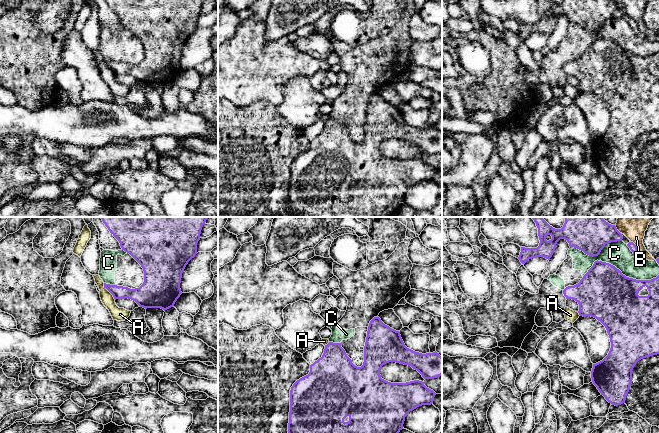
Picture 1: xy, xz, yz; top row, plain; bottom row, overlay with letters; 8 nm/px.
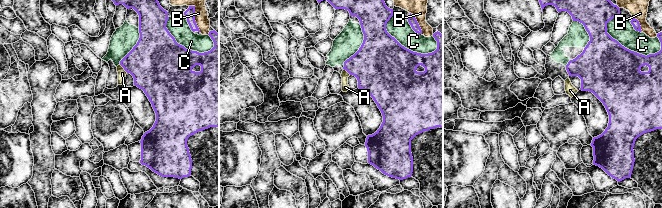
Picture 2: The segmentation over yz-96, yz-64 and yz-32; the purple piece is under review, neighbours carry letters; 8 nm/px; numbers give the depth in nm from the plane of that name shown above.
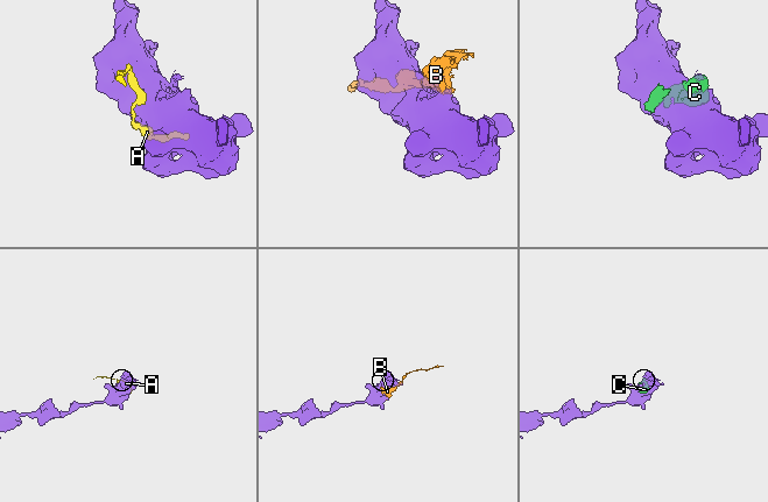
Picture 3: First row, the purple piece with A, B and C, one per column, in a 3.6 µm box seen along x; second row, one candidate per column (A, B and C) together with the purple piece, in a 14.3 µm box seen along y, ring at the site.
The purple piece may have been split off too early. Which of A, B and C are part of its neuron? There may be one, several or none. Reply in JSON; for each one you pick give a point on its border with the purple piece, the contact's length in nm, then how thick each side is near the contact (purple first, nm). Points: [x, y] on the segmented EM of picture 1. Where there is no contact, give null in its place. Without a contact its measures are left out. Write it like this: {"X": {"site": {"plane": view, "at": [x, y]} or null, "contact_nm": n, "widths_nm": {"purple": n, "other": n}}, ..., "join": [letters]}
{"join": []}

